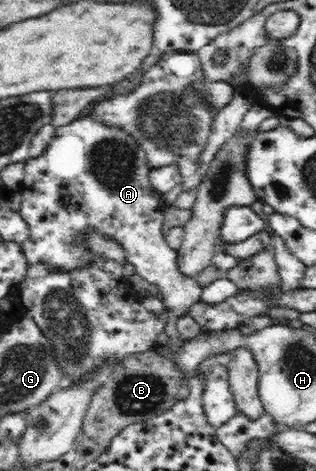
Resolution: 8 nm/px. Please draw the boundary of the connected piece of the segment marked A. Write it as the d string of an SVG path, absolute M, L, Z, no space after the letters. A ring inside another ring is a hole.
M88 115L58 127L48 148L39 157L30 158L25 163L25 175L20 183L23 200L19 212L30 227L30 238L22 244L22 249L30 265L46 263L58 269L82 269L93 257L88 249L77 247L77 235L92 227L100 229L106 237L112 237L125 249L126 259L134 265L136 274L158 288L157 297L162 301L166 312L163 332L170 338L167 350L175 355L182 352L186 344L186 340L178 333L176 321L186 315L193 304L202 301L203 288L198 286L196 280L185 277L178 271L176 251L168 246L162 233L163 194L152 186L151 170L147 152L127 130L119 126L108 126Z

